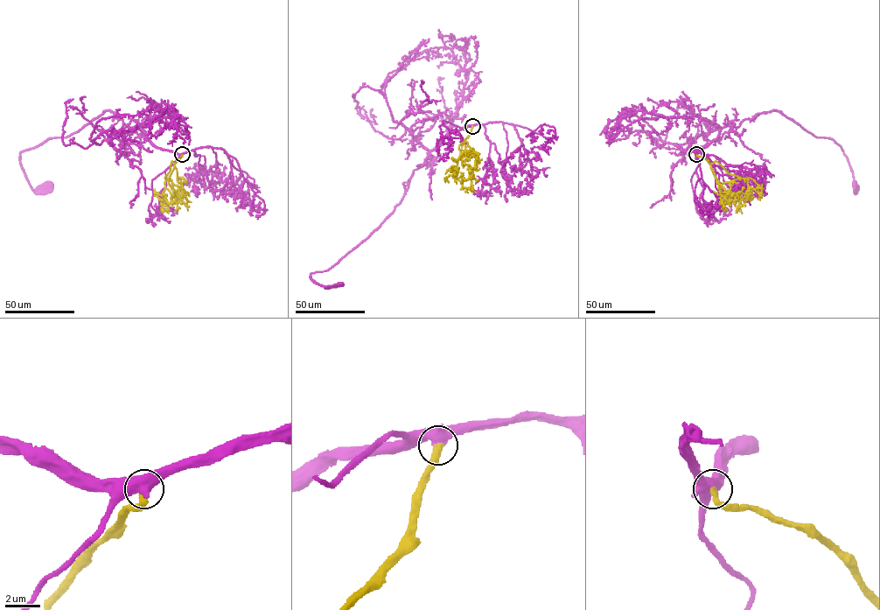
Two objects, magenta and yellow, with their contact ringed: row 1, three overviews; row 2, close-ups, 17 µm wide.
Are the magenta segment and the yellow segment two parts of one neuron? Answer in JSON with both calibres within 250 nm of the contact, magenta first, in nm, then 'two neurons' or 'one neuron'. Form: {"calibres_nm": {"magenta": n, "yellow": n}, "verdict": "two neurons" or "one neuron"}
{"calibres_nm": {"magenta": 480, "yellow": 400}, "verdict": "one neuron"}

